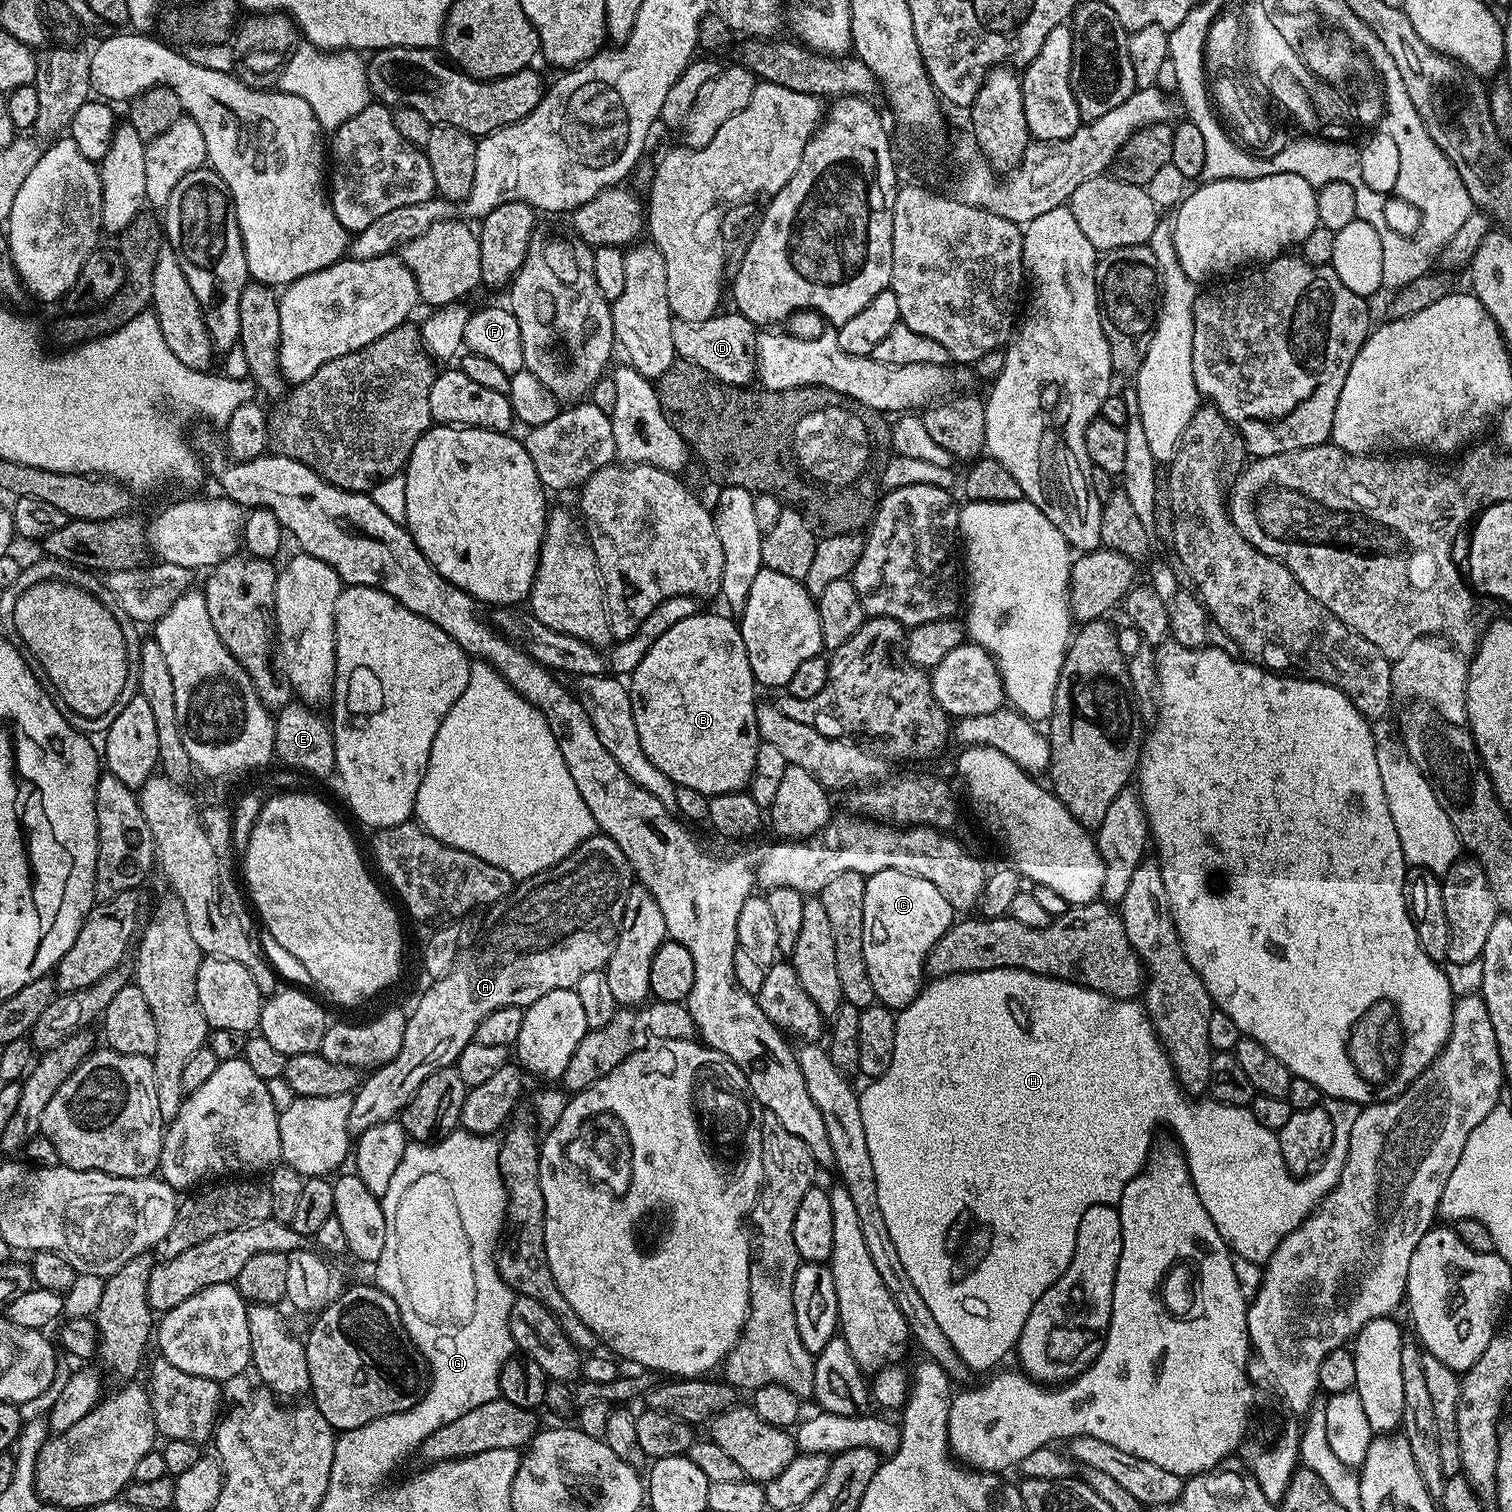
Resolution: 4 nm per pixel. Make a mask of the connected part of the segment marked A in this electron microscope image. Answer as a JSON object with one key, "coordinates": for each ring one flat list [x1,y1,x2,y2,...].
{"coordinates":[[597,834,586,838,586,842,578,845,575,852,567,856,562,862,555,864,554,867,549,868,547,872,540,872,537,876,531,876,530,878,519,881,506,899,499,900,498,903,491,905,489,912,492,913,488,916,488,929,481,934,480,941,473,948,465,947,461,951,460,957,457,958,452,972,443,976,441,980,431,981,427,985,429,988,421,994,420,1001,416,1004,416,1009,413,1012,409,1011,407,1013,408,1021,406,1022,406,1034,402,1038,402,1050,398,1050,398,1054,393,1060,386,1062,380,1068,369,1071,363,1077,360,1087,356,1089,352,1096,350,1122,348,1123,349,1133,357,1138,372,1126,378,1126,379,1123,386,1123,388,1121,395,1121,410,1102,410,1098,414,1098,414,1090,418,1090,418,1086,422,1086,422,1082,426,1082,426,1078,430,1078,430,1074,434,1074,443,1068,451,1068,455,1065,456,1059,460,1057,465,1046,475,1041,478,1022,482,1022,482,1018,486,1018,486,1014,490,1014,494,1010,502,1010,502,1006,514,1006,515,1008,525,1009,529,1004,537,1002,538,998,551,991,562,990,563,988,575,988,578,978,582,978,582,974,601,971,607,965,610,954,616,945,616,936,620,933,620,923,622,922,622,910,626,910,626,898,630,894,633,883,634,873,632,867,626,858,626,854,622,854,622,850,618,850,618,842,614,842,610,837,603,834]]}

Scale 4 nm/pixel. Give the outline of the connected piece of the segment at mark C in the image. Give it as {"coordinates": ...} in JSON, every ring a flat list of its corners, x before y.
{"coordinates":[[878,870,878,874,865,879,864,885,866,886,866,894,862,897,862,954,866,954,866,971,870,973,870,983,874,985,874,994,877,1001,886,1008,899,1010,905,1008,910,1002,914,1002,914,998,924,987,928,955,934,946,934,942,938,942,938,938,942,938,942,934,946,934,948,927,954,922,954,910,950,906,950,902,946,902,946,898,942,898,938,886,926,882,926,878,918,878,914,874,906,874,902,870]]}

